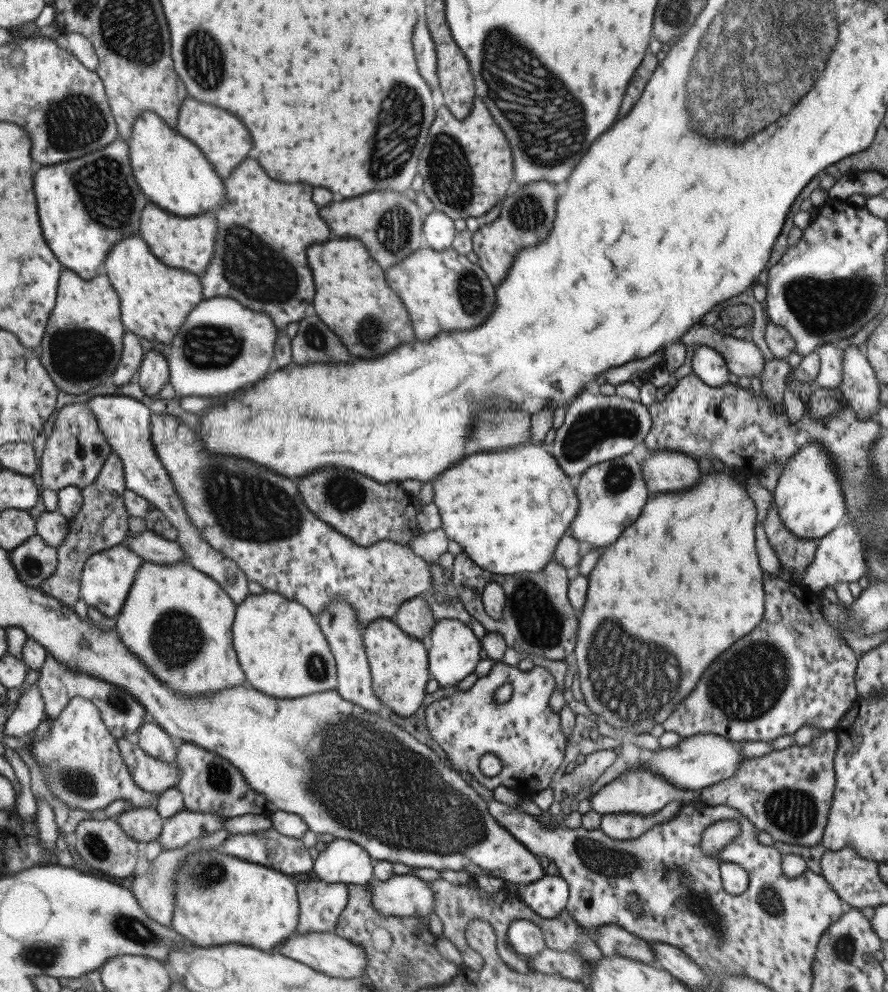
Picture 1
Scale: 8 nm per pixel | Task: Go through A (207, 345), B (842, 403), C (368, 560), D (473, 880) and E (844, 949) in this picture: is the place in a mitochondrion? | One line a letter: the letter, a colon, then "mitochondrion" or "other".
A: mitochondrion
B: other
C: other
D: other
E: mitochondrion

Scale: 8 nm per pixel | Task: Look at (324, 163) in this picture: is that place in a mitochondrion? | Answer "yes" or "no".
no

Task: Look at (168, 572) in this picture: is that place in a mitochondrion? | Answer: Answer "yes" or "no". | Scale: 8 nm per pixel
no

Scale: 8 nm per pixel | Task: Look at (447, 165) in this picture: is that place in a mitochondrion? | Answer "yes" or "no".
yes

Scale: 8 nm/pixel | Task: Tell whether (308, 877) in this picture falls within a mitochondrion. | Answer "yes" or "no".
no

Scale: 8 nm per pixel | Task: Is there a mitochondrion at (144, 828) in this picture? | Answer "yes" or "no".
no

